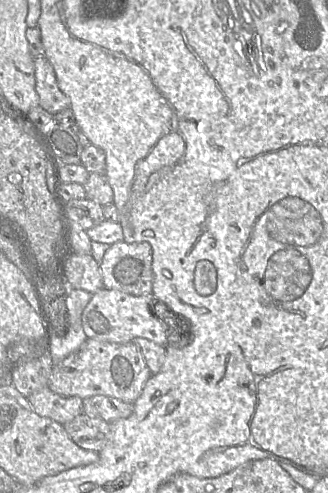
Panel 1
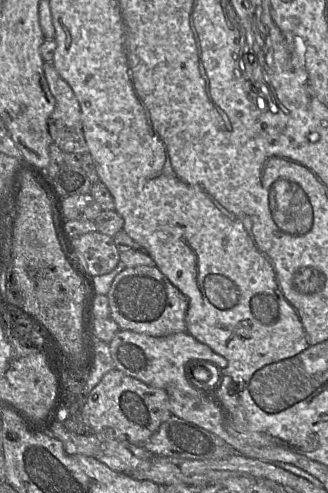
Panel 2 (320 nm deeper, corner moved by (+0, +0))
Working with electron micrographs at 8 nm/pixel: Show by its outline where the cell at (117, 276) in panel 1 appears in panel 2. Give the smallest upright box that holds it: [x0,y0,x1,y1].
[107,266,188,337]

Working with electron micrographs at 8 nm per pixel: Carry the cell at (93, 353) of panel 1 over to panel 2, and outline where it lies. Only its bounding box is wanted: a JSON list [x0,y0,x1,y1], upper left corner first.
[80,368,172,445]

